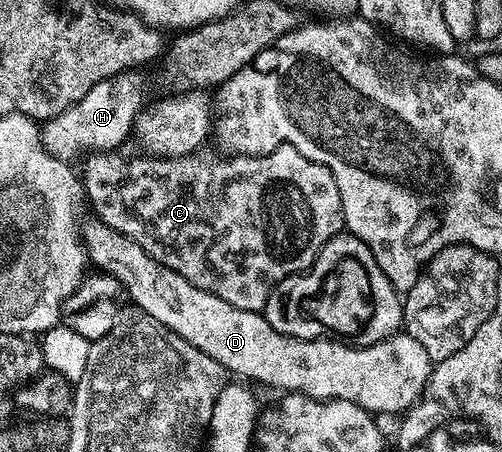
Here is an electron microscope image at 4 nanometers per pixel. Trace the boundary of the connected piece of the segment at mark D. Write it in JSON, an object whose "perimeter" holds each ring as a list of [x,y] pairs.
{"perimeter":[[[86,222],[83,227],[85,249],[89,252],[92,266],[118,279],[126,296],[131,303],[133,299],[134,305],[138,307],[138,312],[167,325],[167,329],[183,337],[183,341],[195,345],[195,349],[219,361],[219,365],[230,376],[240,377],[253,385],[262,383],[265,387],[274,387],[277,393],[306,395],[312,399],[351,401],[370,413],[404,413],[421,398],[425,387],[429,385],[431,360],[427,349],[423,349],[423,345],[419,345],[419,341],[415,341],[415,337],[407,333],[392,335],[370,347],[351,347],[336,339],[296,339],[284,335],[271,329],[262,312],[235,309],[235,305],[227,305],[227,301],[215,297],[210,291],[191,285],[191,281],[179,277],[179,273],[167,269],[167,265],[155,261],[139,245],[135,245],[135,241],[123,237],[103,222],[92,222]]]}

